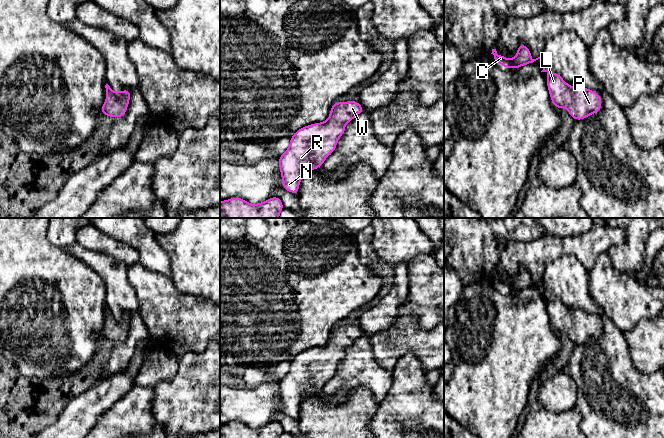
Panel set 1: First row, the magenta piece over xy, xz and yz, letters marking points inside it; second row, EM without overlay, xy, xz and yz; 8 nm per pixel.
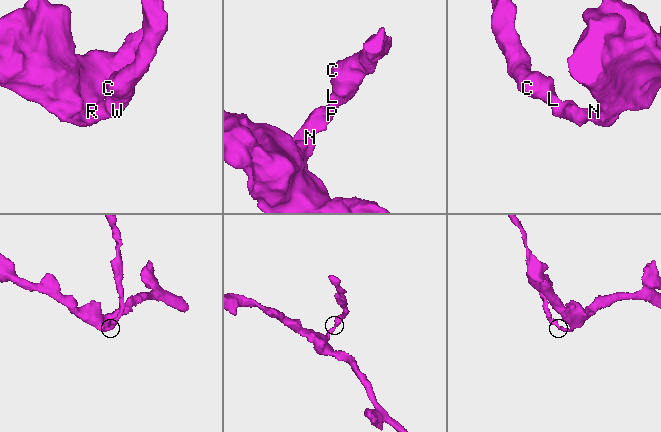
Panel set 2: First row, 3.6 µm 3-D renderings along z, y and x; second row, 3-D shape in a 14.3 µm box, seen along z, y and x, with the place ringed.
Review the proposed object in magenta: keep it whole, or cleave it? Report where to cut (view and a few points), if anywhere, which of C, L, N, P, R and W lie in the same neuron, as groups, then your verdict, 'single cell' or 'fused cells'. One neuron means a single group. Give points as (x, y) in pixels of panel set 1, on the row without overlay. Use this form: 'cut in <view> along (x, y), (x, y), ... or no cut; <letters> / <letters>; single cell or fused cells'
no cut; C L N P R W; single cell

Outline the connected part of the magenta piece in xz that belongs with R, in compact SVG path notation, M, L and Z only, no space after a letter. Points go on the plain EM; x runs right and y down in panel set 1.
M336 325L325 346L313 347L296 355L288 373L278 381L282 411L290 417L299 417L304 397L323 390L325 383L336 373L345 349L363 336L364 332L357 325Z

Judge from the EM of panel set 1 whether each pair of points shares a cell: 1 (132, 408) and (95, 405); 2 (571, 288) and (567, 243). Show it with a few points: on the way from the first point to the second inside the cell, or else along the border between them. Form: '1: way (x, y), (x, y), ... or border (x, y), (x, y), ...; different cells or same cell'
1: border (129, 390), (105, 410), (96, 423); different cells
2: border (547, 264), (562, 255), (573, 255), (586, 270); different cells

